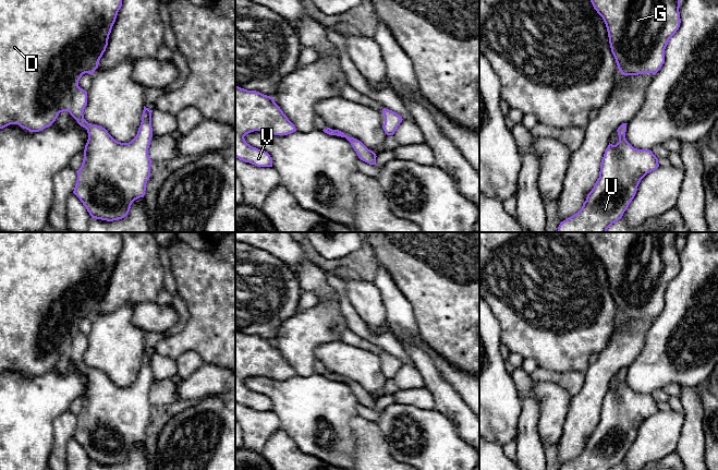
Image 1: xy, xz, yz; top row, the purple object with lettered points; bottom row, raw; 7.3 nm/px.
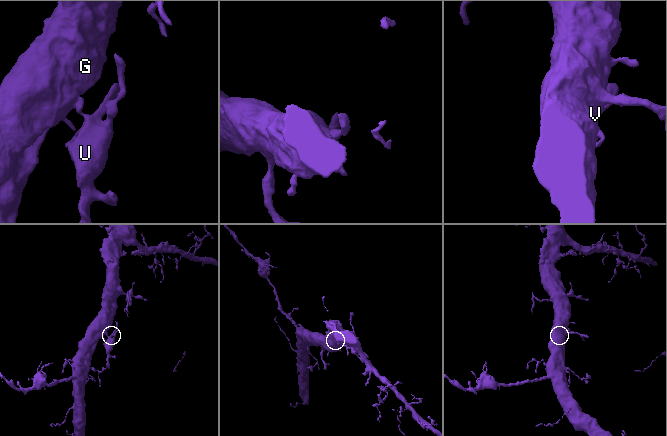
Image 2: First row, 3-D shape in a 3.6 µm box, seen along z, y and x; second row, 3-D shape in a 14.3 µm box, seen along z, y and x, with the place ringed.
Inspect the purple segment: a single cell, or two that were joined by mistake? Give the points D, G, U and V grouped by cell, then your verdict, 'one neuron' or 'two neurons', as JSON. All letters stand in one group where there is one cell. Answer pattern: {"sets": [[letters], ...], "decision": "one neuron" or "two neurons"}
{"sets": [["D", "G", "V"], ["U"]], "decision": "two neurons"}

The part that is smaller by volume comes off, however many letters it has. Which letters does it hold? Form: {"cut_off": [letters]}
{"cut_off": ["U"]}

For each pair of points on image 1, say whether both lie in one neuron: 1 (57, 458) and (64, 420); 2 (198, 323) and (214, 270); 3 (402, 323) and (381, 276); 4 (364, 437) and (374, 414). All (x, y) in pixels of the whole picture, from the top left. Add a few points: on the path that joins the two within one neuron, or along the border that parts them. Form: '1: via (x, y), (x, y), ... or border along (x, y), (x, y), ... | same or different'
1: via (59, 448), (63, 430) | same
2: via (211, 310), (214, 308), (214, 284) | same
3: via (399, 311), (388, 288) | same
4: border along (358, 414), (376, 422) | different

